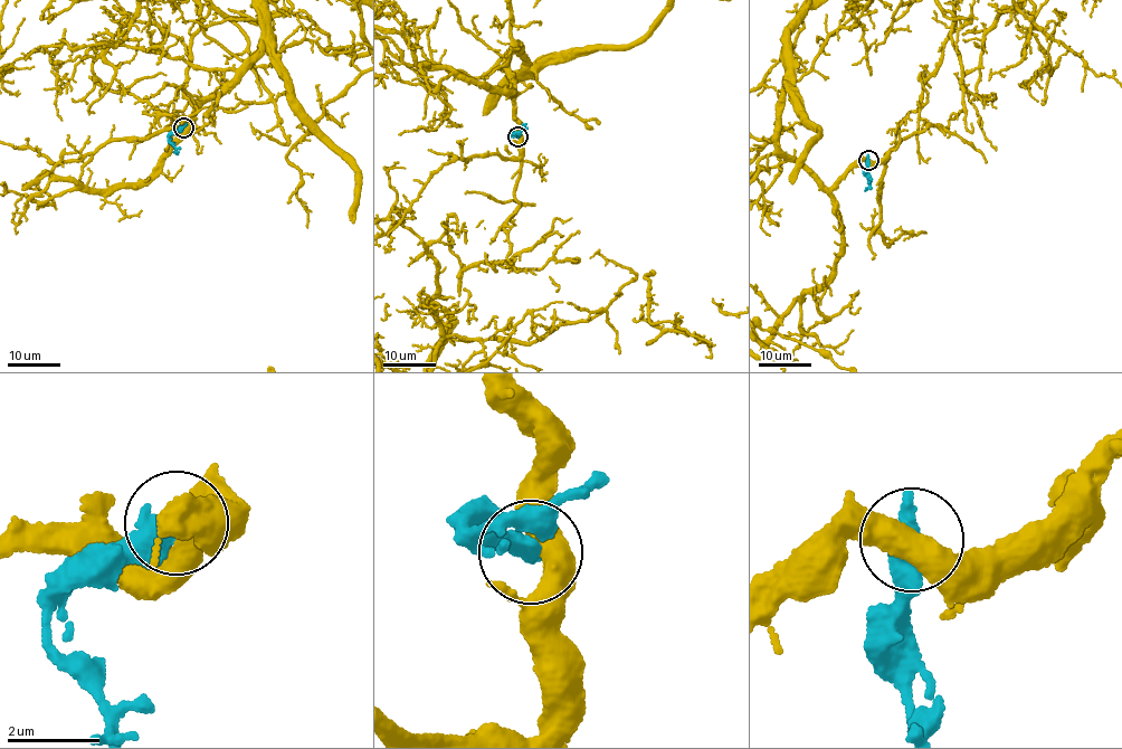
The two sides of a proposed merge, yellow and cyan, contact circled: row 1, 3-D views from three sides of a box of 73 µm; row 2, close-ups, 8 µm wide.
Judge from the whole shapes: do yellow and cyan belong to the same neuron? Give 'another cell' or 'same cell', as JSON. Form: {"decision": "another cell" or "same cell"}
{"decision": "another cell"}

